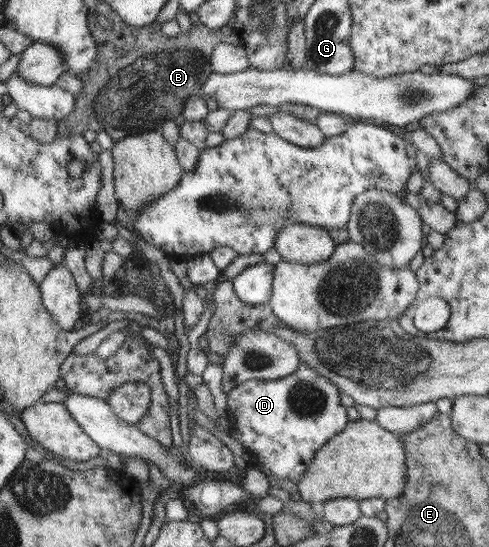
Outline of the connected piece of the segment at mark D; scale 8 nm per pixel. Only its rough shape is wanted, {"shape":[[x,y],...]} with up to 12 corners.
{"shape":[[306,363],[227,394],[246,454],[300,482],[350,421]]}

